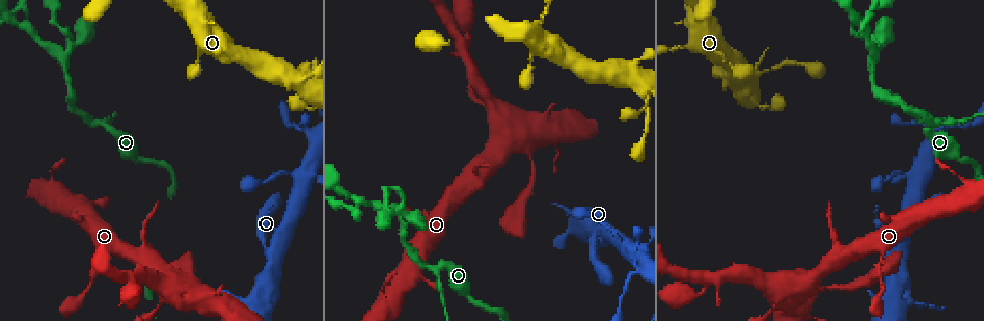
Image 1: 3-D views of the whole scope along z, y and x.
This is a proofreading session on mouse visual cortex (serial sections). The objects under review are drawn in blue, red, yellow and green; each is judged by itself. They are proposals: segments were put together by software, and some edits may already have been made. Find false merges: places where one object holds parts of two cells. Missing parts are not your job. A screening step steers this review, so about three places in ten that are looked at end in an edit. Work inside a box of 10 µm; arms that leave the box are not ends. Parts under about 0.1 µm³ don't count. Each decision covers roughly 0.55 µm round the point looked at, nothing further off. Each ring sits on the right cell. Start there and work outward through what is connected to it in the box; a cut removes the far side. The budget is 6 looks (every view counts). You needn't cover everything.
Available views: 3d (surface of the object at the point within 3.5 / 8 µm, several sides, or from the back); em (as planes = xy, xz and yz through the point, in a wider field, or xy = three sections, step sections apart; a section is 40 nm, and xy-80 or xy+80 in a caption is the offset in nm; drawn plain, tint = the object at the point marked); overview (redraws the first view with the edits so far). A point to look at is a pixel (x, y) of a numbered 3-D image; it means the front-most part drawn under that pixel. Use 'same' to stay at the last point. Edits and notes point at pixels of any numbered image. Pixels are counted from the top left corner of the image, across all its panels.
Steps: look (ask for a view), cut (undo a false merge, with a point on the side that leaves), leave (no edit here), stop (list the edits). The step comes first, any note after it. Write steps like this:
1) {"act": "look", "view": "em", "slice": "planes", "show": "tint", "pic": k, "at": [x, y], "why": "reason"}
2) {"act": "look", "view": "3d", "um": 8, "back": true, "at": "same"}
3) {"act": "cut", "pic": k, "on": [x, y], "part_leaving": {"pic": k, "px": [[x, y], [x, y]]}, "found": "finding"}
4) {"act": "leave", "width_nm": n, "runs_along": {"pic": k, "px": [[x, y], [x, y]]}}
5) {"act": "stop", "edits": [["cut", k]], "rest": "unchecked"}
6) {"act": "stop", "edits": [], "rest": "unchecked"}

{"act": "look", "view": "3d", "um": 3.5, "pic": 1, "at": [300, 79], "why": "abrupt turn"}

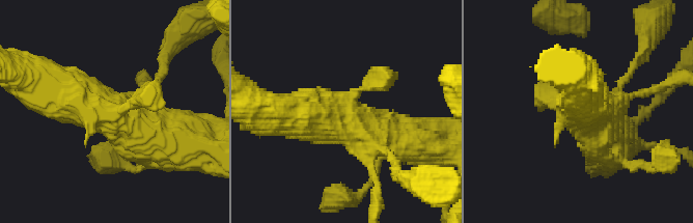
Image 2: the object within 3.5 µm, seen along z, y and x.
{"act": "look", "view": "em", "slice": "xy", "step": 3, "show": "tint", "pic": 2, "at": [350, 99], "why": "need the tissue"}

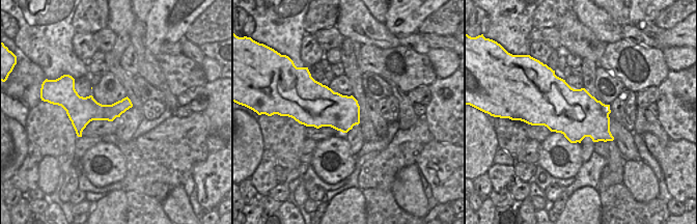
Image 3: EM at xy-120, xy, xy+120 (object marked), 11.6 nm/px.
{"act": "look", "view": "em", "slice": "xy", "step": 5, "show": "tint", "at": "same"}

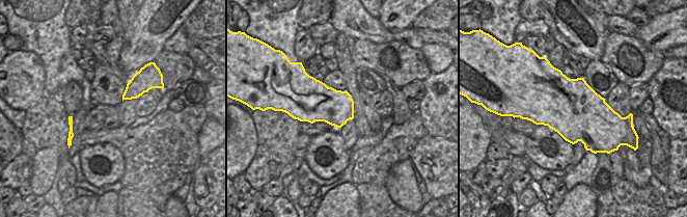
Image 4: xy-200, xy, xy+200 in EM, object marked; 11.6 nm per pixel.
{"act": "leave", "found": "one cell here"}

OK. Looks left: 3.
{"act": "look", "view": "3d", "um": 8, "pic": 1, "at": [937, 130], "why": "thick turns thin"}

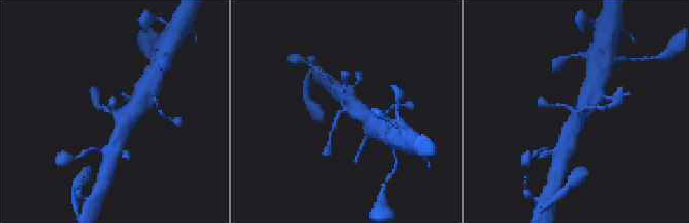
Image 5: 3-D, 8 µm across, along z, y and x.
{"act": "look", "view": "3d", "um": 3.5, "at": "same"}

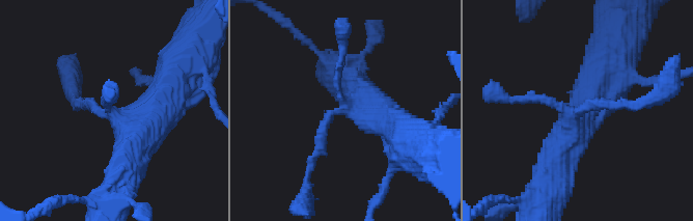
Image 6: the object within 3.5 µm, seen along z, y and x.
{"act": "look", "view": "em", "slice": "xy", "step": 1, "show": "tint", "pic": 6, "at": [330, 114]}

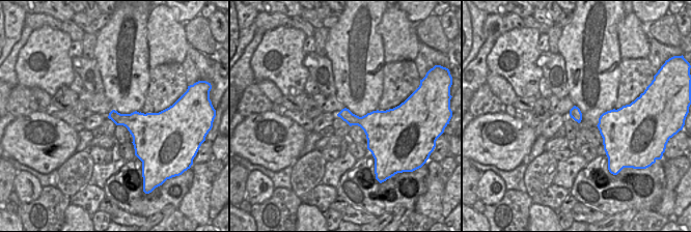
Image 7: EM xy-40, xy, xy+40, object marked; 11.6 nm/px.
{"act": "leave", "runs_along": {"pic": 6, "px": [[560, 159], [576, 111], [639, 105]]}, "found": "one cell here"}

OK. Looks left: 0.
{"act": "stop", "edits": [], "rest": "unchecked"}

